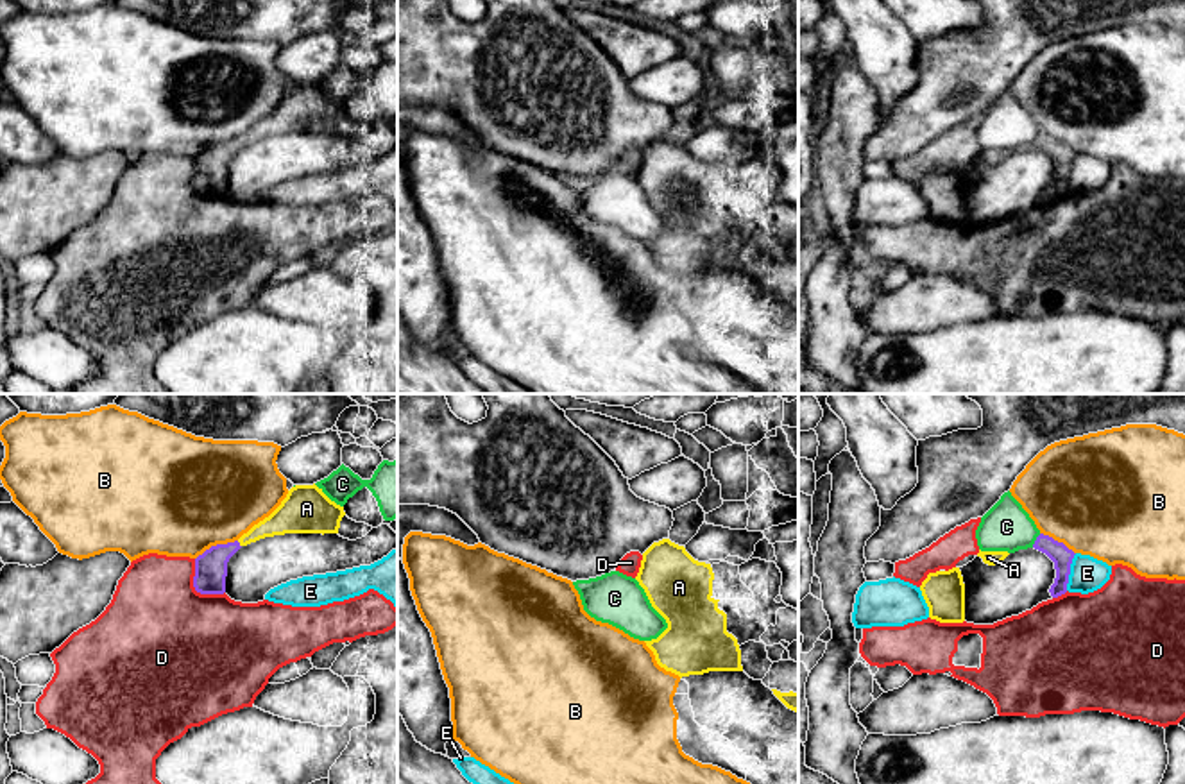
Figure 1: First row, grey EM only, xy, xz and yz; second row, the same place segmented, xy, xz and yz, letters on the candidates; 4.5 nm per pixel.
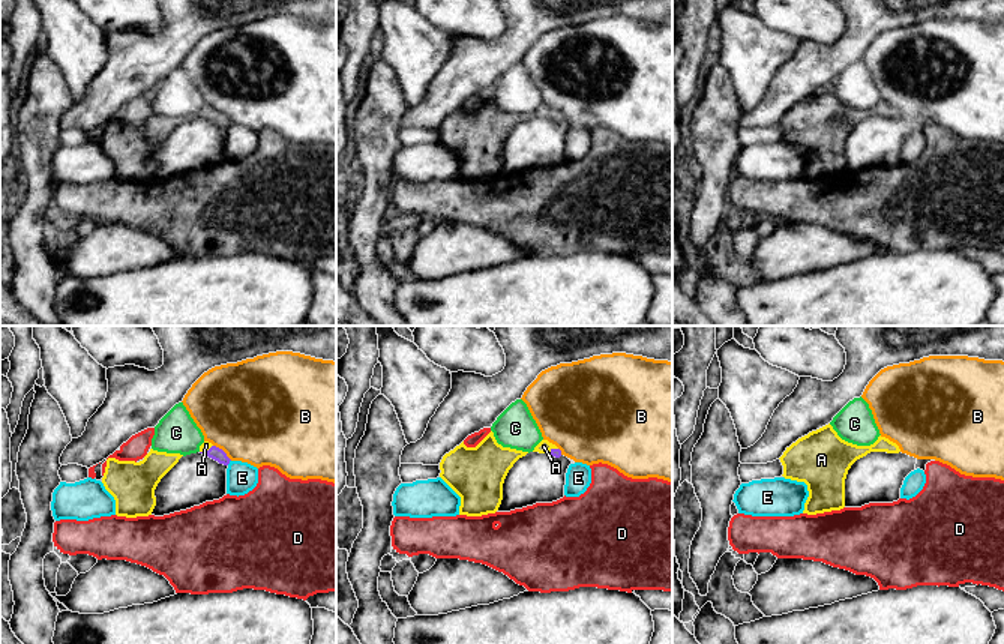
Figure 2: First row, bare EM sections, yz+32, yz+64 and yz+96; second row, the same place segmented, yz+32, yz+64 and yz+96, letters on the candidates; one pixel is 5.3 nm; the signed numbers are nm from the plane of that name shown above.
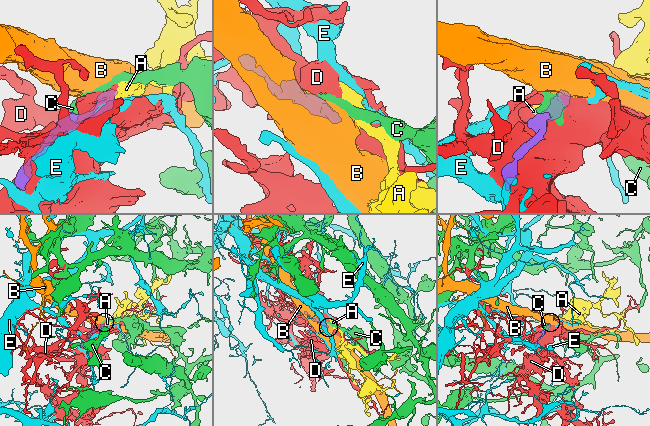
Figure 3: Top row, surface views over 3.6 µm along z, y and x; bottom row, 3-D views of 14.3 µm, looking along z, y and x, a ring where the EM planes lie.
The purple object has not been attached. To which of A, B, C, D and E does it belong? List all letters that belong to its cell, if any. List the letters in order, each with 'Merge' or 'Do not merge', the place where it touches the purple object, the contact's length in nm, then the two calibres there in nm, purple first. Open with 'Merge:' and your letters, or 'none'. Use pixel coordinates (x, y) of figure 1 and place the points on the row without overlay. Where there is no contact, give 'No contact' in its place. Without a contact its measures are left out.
Merge: A
A: Merge. Touches purple at xy (238, 144). Shared border 40 nm. Thickness 140 nm (purple) against 140 nm
B: Do not merge. Touches purple at xy (217, 144). Shared border 220 nm. Thickness 140 nm (purple) against 500 nm
C: Do not merge. Touches purple at yz (1035, 140). Shared border 80 nm. Thickness 90 nm (purple) against 220 nm
D: Do not merge. Touches purple at xy (194, 185). Shared border 220 nm. Thickness 140 nm (purple) against 480 nm
E: Do not merge. Touches purple at yz (1069, 170). Shared border 180 nm. Thickness 90 nm (purple) against 160 nm

